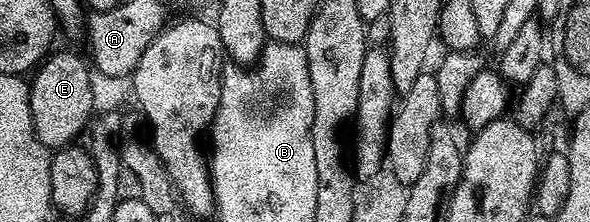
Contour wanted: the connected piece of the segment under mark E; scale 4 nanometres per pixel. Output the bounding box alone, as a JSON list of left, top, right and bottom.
[29,51,95,151]

